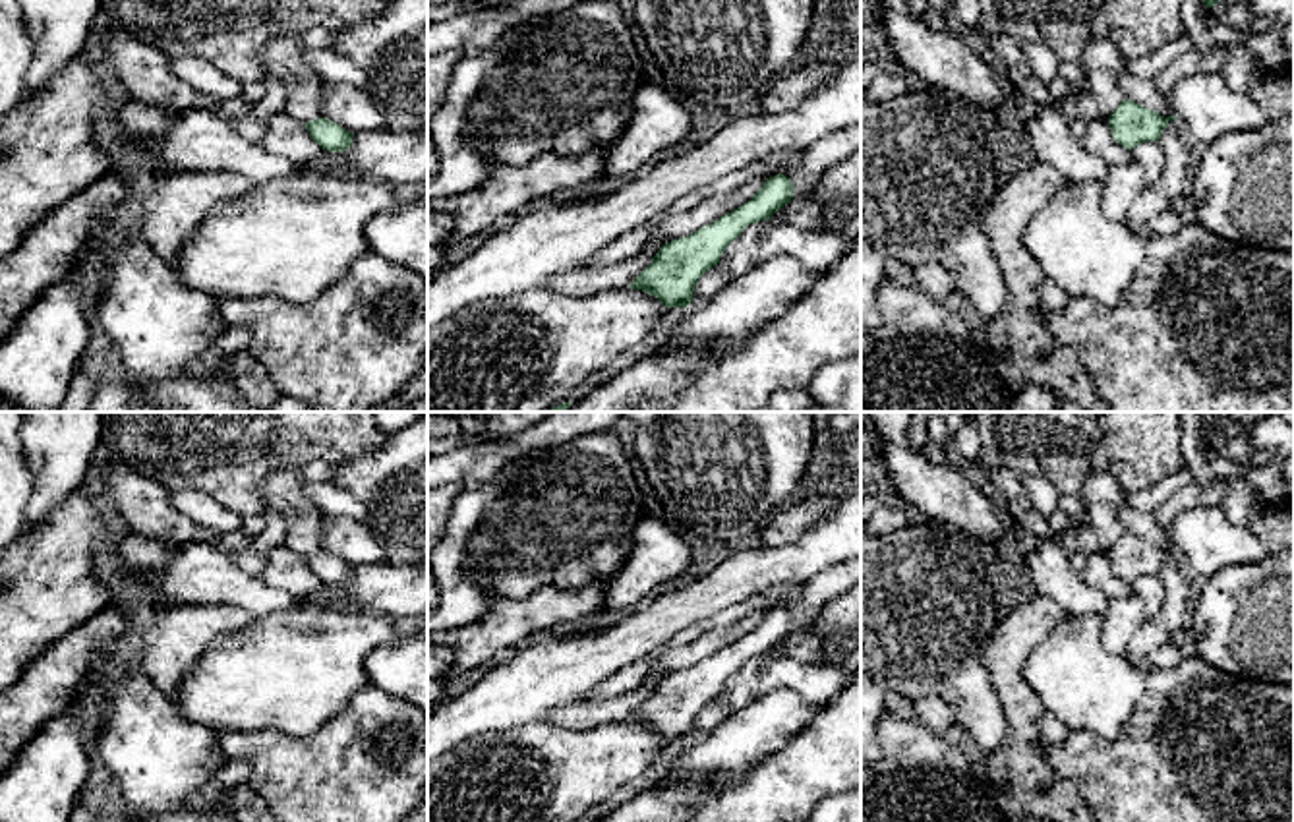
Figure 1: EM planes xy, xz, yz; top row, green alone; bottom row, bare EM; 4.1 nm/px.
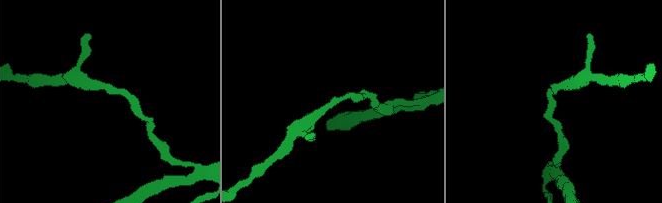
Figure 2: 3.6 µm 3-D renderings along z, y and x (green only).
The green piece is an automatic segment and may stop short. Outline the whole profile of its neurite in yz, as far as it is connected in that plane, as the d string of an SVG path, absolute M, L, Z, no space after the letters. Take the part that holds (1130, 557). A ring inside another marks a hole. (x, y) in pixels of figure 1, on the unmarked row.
M1124 532L1108 549L1108 559L1112 572L1132 584L1139 576L1159 574L1170 553L1176 551L1172 547L1164 551L1135 534Z

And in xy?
M327 551L306 555L306 563L323 584L331 586L346 584L354 571L354 567Z

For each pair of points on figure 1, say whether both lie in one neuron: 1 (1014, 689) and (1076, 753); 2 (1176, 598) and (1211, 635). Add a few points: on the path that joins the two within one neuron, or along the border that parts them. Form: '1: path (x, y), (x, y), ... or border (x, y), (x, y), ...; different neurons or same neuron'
1: border (1039, 741), (1047, 764), (1072, 782); different neurons
2: border (1198, 585), (1186, 625); different neurons

